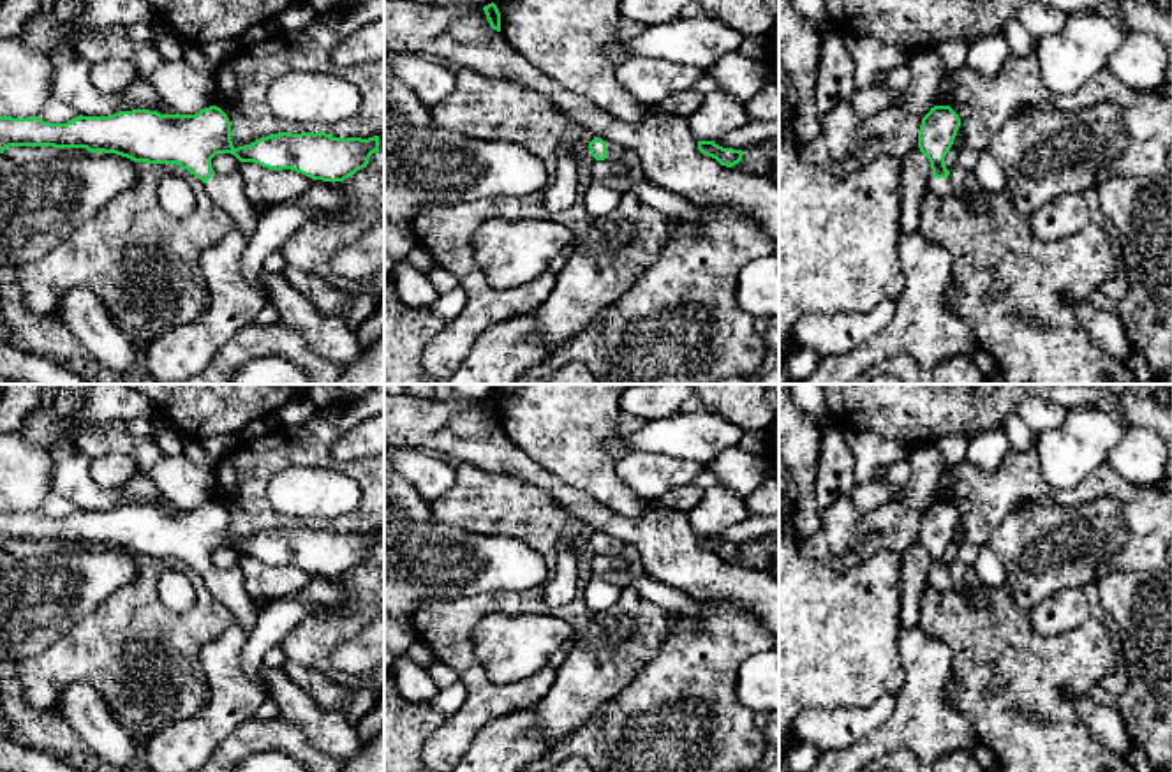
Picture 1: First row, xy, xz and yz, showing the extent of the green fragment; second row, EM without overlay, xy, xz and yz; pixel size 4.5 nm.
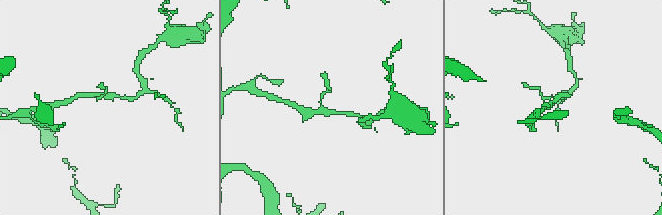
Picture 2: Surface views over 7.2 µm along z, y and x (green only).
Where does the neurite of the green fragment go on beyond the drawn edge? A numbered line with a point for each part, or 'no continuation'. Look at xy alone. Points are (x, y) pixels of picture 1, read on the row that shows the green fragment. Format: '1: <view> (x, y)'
1: xy (228, 191)

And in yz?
1: yz (938, 185)

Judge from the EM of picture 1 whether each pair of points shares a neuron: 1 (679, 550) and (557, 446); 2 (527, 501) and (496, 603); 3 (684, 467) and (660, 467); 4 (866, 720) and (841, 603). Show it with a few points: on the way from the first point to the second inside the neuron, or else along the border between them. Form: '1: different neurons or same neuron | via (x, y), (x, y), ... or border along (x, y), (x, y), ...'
1: different neurons | border along (598, 503), (624, 515), (658, 508), (679, 512)
2: same neuron | via (577, 534), (580, 600), (545, 612)
3: same neuron | via (679, 467), (665, 467)
4: different neurons | border along (896, 695), (885, 693), (866, 707), (823, 707)

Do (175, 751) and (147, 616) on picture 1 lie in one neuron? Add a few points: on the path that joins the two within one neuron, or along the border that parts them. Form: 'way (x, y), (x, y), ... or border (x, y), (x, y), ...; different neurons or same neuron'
border (205, 700), (194, 714), (161, 727), (147, 741); different neurons

